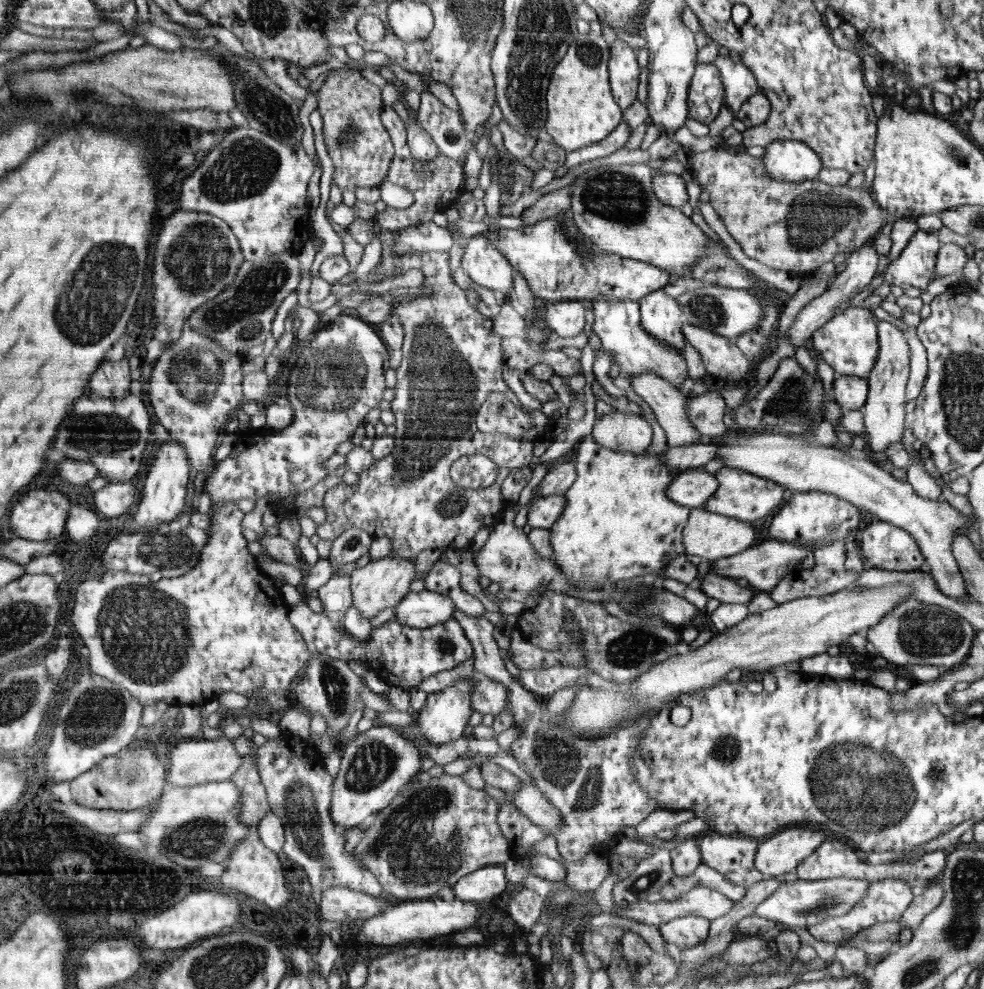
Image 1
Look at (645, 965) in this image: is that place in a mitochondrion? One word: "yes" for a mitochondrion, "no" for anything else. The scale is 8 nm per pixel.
yes

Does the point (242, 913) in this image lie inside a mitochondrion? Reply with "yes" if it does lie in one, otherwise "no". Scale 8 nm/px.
no

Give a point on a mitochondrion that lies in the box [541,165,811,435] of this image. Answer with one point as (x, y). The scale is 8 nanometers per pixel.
(615, 197)

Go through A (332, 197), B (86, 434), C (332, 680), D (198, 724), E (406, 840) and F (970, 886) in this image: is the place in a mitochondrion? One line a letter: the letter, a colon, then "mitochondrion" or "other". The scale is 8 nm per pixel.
A: other
B: mitochondrion
C: mitochondrion
D: other
E: mitochondrion
F: mitochondrion

